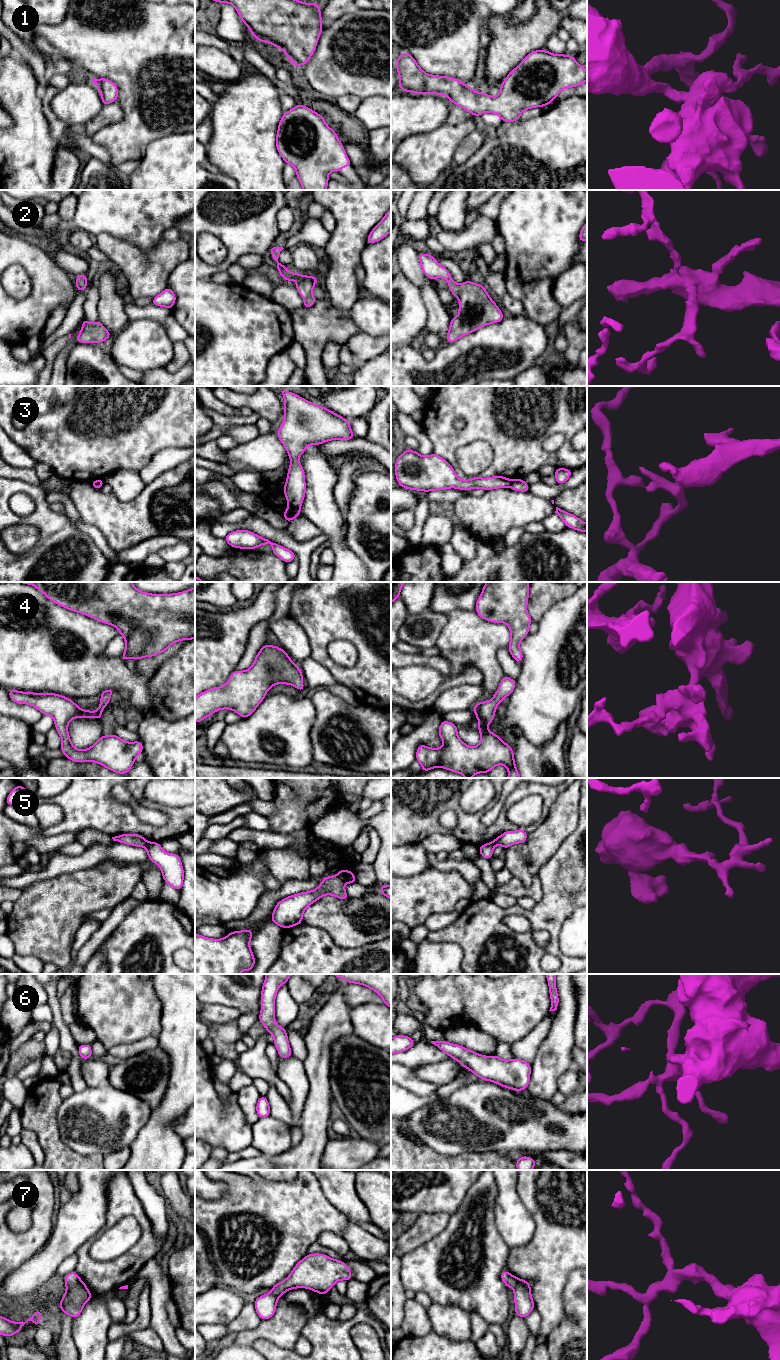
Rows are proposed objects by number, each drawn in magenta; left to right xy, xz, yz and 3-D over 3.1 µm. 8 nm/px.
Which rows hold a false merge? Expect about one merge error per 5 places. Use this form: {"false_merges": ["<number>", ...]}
{"false_merges": ["3", "5", "7"]}

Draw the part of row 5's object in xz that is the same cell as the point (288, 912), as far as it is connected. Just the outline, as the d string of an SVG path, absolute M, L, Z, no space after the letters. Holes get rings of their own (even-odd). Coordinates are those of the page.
M338 875L324 877L321 885L312 891L297 893L280 900L272 912L270 921L284 929L301 924L305 909L322 896L332 895L347 900L349 897L344 888L345 883Z

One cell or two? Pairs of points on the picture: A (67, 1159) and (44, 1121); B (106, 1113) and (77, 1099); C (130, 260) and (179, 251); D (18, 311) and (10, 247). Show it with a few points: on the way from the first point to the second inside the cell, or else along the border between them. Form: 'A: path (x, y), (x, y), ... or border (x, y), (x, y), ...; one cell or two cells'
A: path (58, 1150), (50, 1142), (46, 1130); one cell
B: path (99, 1111), (84, 1102); one cell
C: path (142, 261), (162, 260), (167, 255); one cell
D: path (35, 295), (36, 271), (27, 262); one cell

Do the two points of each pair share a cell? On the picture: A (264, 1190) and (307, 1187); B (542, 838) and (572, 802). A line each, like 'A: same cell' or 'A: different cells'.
A: same cell
B: same cell

